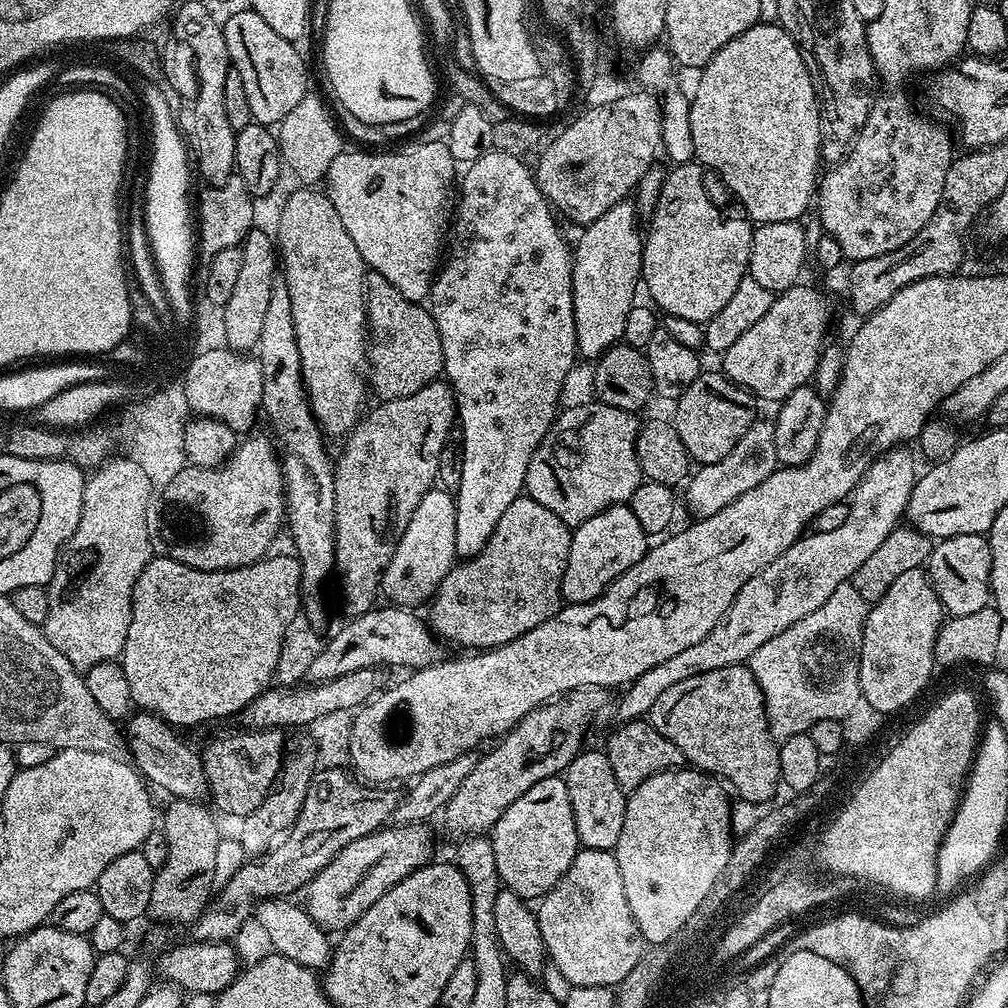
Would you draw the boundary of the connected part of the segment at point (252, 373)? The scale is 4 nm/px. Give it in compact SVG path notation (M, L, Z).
M227 346L219 347L208 348L187 361L182 372L182 390L189 409L196 416L220 420L236 433L244 434L262 408L262 366L255 355L234 352Z

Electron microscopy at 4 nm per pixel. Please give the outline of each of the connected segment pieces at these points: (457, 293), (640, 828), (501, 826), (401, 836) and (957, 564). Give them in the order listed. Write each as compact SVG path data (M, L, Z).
M490 151L482 158L463 169L462 179L458 184L458 203L454 208L454 227L450 232L450 248L452 257L443 261L428 291L427 307L434 318L434 326L438 326L438 334L442 338L442 354L444 355L443 375L450 385L456 398L456 415L458 417L458 435L464 444L462 454L462 482L454 490L456 513L454 514L454 546L457 557L476 556L490 542L490 534L494 534L494 526L498 526L498 518L506 514L510 502L514 502L525 491L524 479L530 466L530 458L534 450L544 440L544 435L552 428L552 421L558 415L556 403L560 400L560 391L578 361L576 350L576 327L574 326L574 302L572 301L572 261L573 249L564 241L560 228L556 225L557 217L548 199L536 185L533 169L524 165L525 161L518 156L505 152Z
M681 766L654 774L646 778L642 786L627 793L622 834L618 834L614 851L618 870L622 870L622 886L626 886L630 914L634 914L641 937L649 945L666 942L682 930L682 922L702 906L702 898L710 894L714 882L718 882L722 870L726 870L726 862L730 862L734 843L732 804L723 787L717 777L691 766Z
M558 775L534 782L518 802L506 806L506 814L502 814L492 827L490 839L501 885L529 902L543 898L559 882L562 874L570 870L570 862L574 862L582 848L578 826L574 826L567 779Z
M424 824L385 826L378 832L350 842L306 885L310 918L329 933L350 927L386 890L433 859L432 832Z
M958 534L940 540L928 558L926 571L949 617L975 614L989 607L992 594L992 551L984 534Z

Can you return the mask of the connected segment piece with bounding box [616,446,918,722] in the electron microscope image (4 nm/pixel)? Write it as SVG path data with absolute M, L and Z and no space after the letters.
M897 446L873 460L847 501L848 513L842 526L825 532L812 530L795 540L785 552L774 558L774 562L770 562L770 566L754 574L754 578L738 590L728 613L710 634L706 634L706 638L702 638L702 642L690 646L690 650L682 650L682 654L674 654L674 658L654 666L654 670L646 670L646 674L627 685L616 708L621 716L619 719L627 722L647 717L658 696L684 678L731 664L744 664L762 642L770 642L770 638L782 634L782 630L818 610L838 586L849 583L858 566L862 566L862 562L866 562L866 558L870 558L870 554L874 554L874 550L878 550L878 546L882 546L886 537L905 519L910 494L918 479L916 464L908 450Z

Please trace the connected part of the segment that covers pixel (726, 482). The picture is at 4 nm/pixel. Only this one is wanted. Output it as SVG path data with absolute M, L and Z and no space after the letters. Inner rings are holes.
M757 419L755 423L748 427L746 434L738 440L738 445L734 446L726 458L718 462L701 465L689 477L686 488L686 506L694 513L697 519L710 517L722 510L723 506L728 506L730 502L736 501L748 490L760 485L776 471L778 467L777 450L774 445L774 422Z

